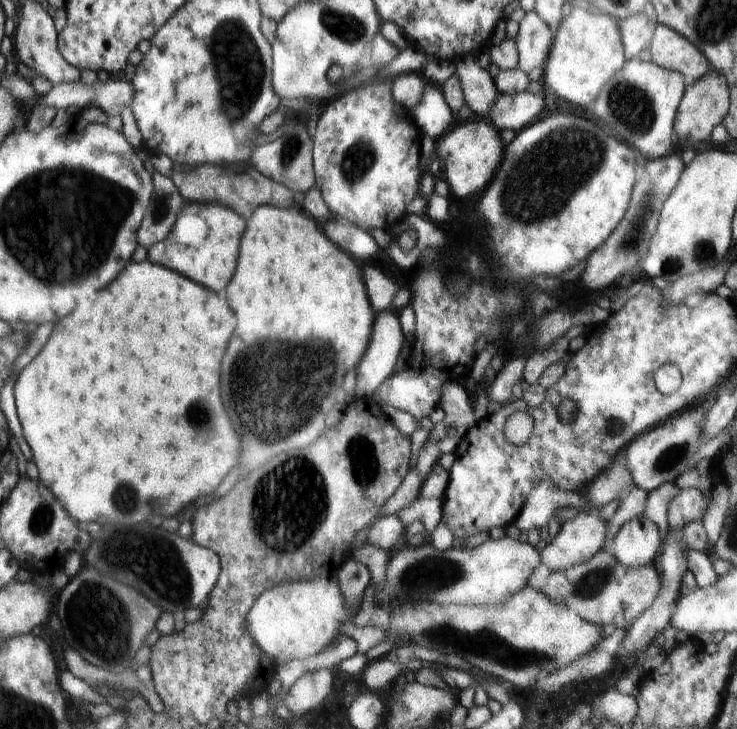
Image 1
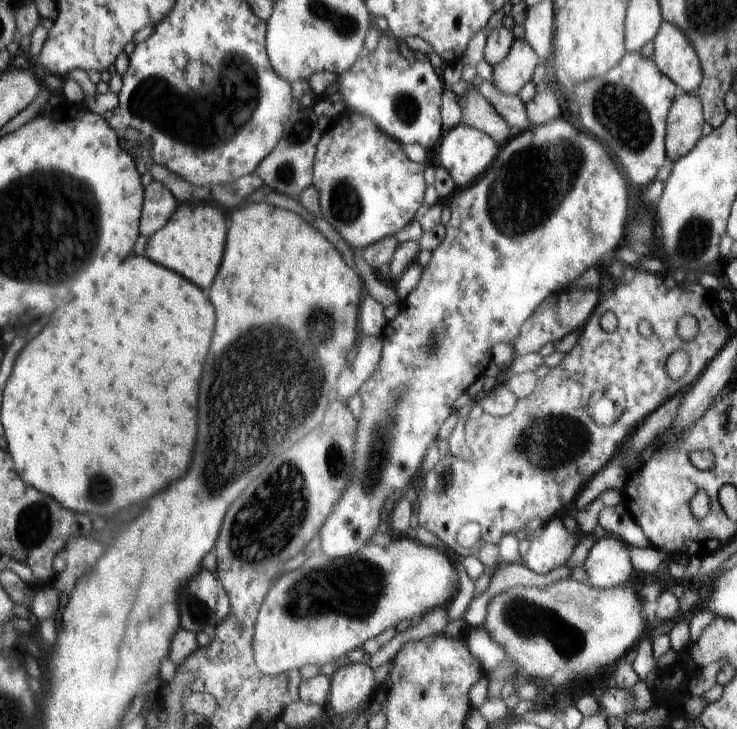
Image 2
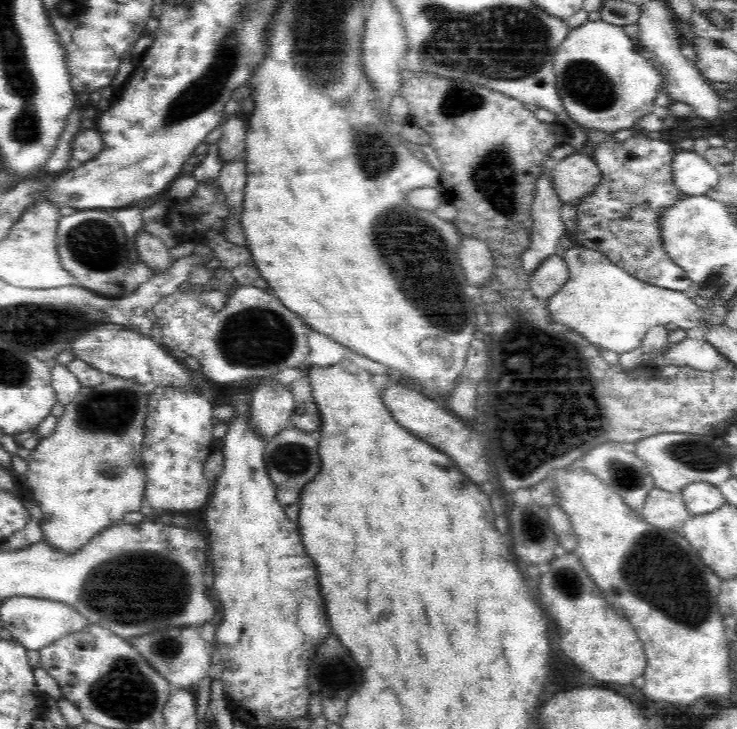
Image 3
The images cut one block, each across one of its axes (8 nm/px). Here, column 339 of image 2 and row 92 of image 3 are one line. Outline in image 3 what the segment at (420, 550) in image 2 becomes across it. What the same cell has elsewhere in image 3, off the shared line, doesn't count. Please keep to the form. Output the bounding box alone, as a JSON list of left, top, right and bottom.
[553,18,664,135]

